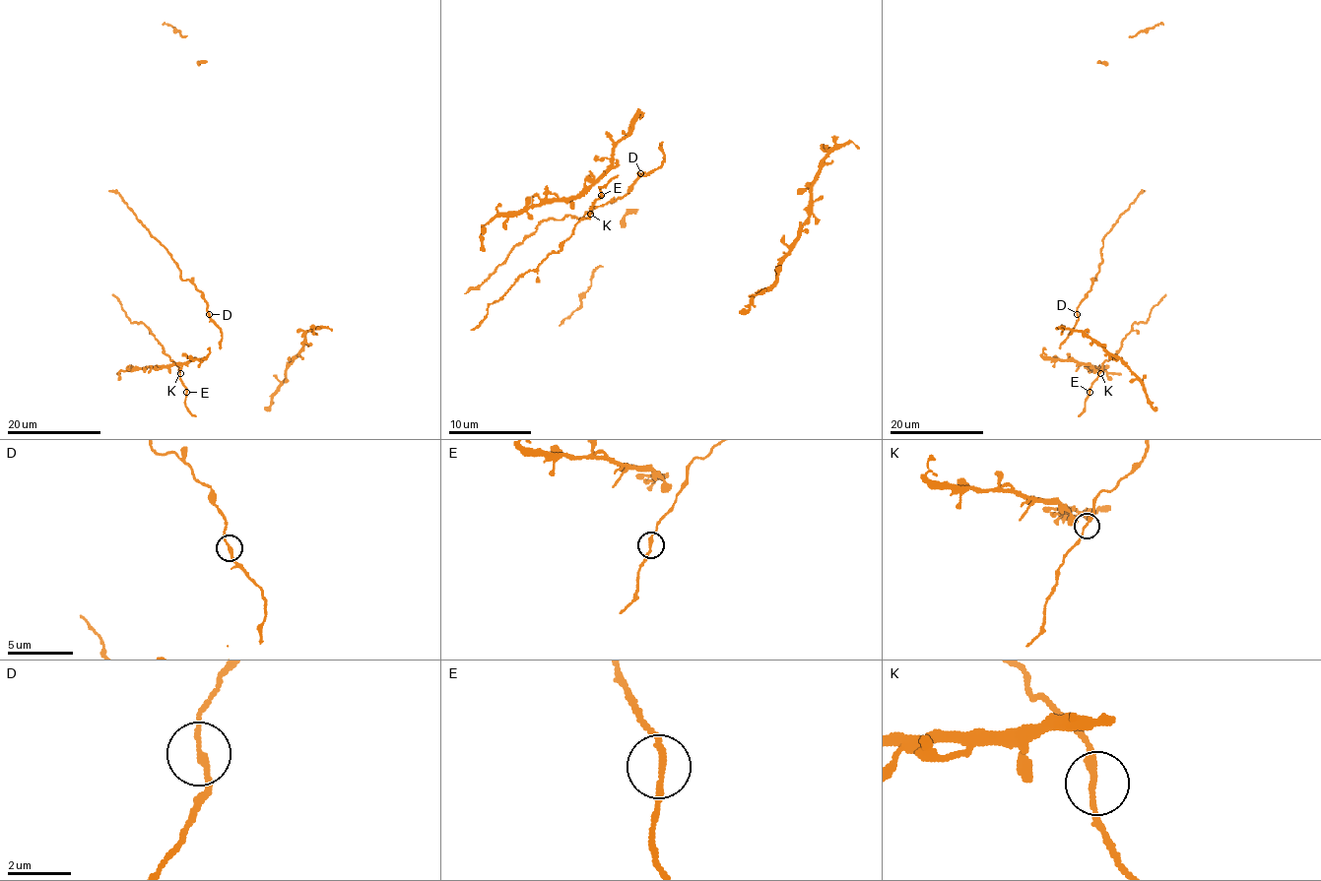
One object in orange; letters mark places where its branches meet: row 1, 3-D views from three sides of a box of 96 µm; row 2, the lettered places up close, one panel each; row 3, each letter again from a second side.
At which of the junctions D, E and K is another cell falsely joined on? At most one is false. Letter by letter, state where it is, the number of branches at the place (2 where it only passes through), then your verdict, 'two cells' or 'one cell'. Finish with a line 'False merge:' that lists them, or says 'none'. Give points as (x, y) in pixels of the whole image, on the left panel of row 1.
D: (209, 314) | 2 | one cell
E: (186, 392) | 2 | one cell
K: (180, 373) | 2 | one cell
False merge: none

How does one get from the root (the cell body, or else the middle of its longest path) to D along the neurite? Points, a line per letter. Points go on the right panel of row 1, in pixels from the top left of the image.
D: (1095, 280), (1077, 308), (1077, 314)

